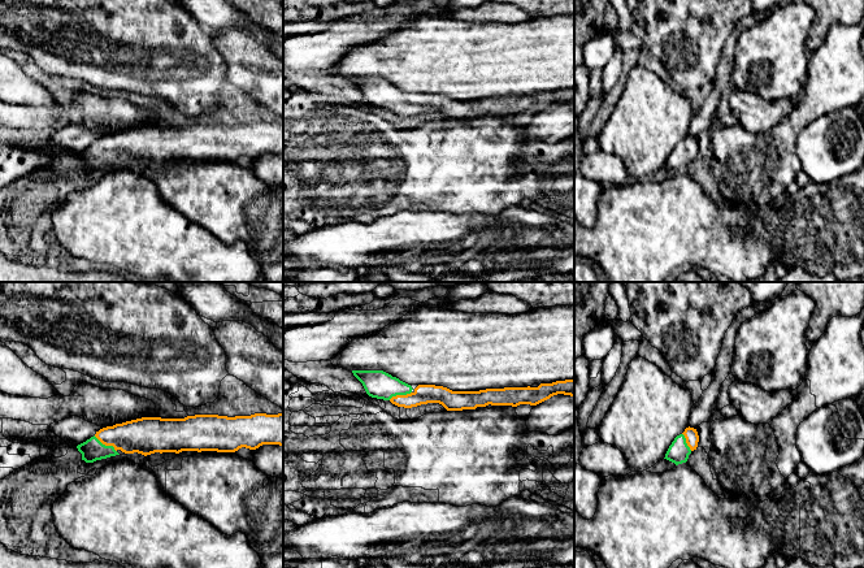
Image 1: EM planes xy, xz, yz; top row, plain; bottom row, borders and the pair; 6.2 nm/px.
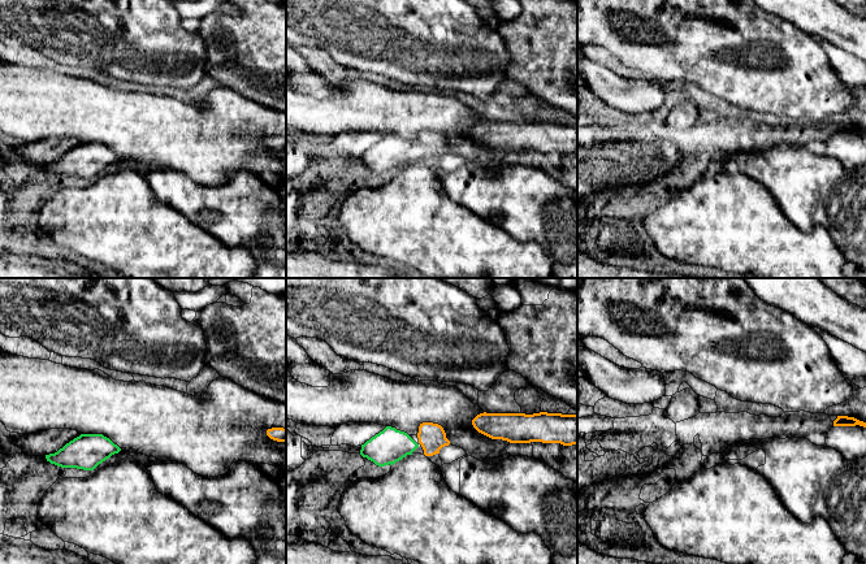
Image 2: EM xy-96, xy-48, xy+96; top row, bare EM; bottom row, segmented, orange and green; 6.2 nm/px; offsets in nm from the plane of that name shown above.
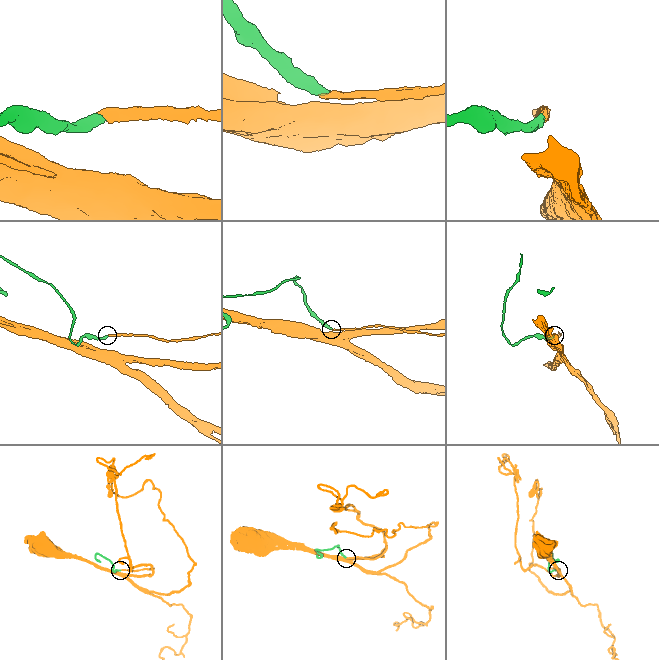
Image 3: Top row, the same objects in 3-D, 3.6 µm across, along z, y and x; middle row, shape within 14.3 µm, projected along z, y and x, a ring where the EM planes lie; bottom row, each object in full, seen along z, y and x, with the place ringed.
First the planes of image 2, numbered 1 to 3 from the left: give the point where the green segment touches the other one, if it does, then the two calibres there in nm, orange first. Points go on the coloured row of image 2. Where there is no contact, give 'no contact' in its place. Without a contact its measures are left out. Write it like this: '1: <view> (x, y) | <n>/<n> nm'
1: no contact
2: no contact
3: no contact

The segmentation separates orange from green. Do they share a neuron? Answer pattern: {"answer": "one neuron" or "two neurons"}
{"answer": "one neuron"}

